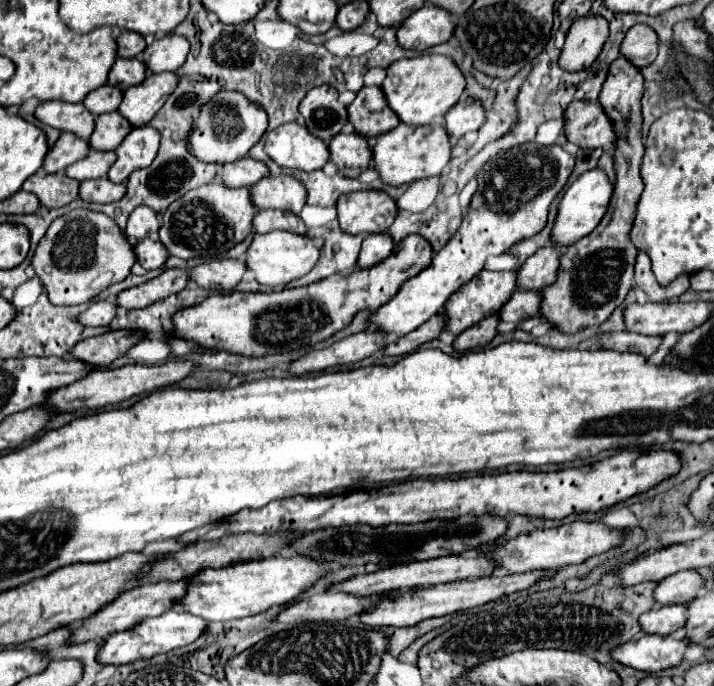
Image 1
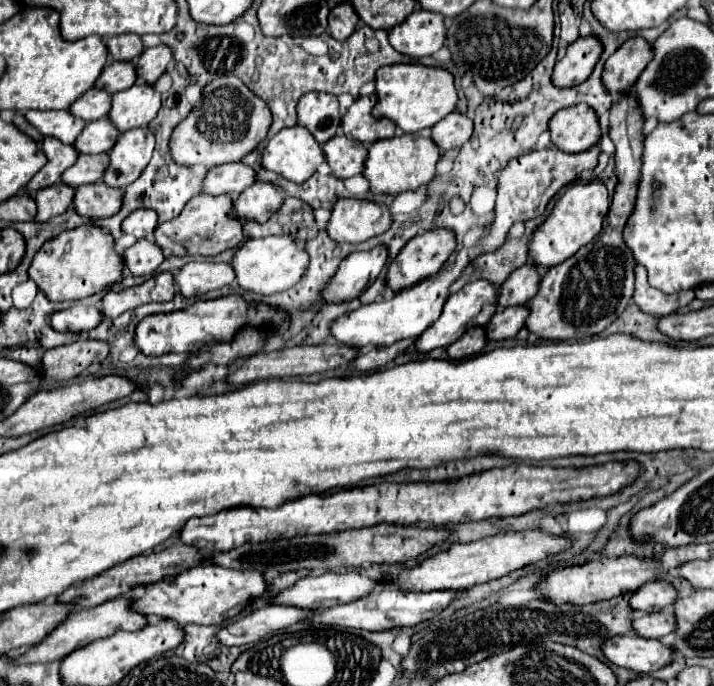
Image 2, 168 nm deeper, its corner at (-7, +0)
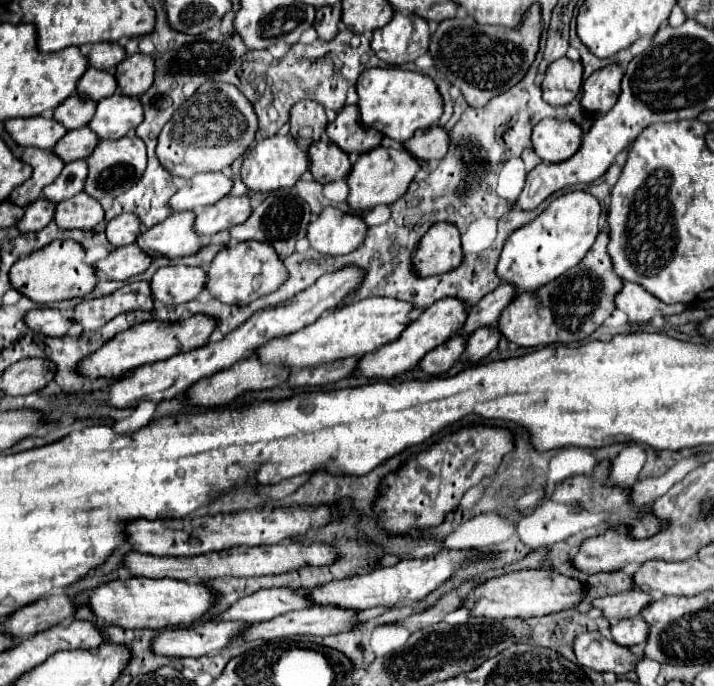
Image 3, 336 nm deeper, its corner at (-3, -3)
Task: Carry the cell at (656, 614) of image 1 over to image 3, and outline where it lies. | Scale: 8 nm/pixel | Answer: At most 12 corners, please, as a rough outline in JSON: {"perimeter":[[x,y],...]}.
{"perimeter":[[639,617],[611,625],[617,645],[645,645],[647,623]]}

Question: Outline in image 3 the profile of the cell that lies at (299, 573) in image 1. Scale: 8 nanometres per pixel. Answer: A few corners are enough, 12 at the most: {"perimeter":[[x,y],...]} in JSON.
{"perimeter":[[113,579],[89,591],[105,625],[191,625],[215,601],[203,583]]}

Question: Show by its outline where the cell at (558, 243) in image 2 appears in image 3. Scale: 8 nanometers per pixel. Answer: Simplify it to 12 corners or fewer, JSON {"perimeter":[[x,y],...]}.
{"perimeter":[[591,193],[559,195],[507,237],[497,277],[517,295],[579,265],[599,233]]}

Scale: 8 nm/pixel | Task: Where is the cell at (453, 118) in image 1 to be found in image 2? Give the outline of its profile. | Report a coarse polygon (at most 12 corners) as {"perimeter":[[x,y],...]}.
{"perimeter":[[451,112],[431,128],[441,150],[461,148],[473,134],[467,114]]}

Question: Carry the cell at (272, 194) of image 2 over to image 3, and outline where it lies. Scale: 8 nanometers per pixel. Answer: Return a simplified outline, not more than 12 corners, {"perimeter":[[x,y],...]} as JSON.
{"perimeter":[[223,197],[195,217],[195,231],[211,237],[251,215],[249,197]]}

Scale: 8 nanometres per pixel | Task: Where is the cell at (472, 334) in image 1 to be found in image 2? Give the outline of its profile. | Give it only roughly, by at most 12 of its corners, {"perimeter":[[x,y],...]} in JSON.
{"perimeter":[[483,326],[467,330],[447,348],[453,360],[481,352],[487,344]]}

